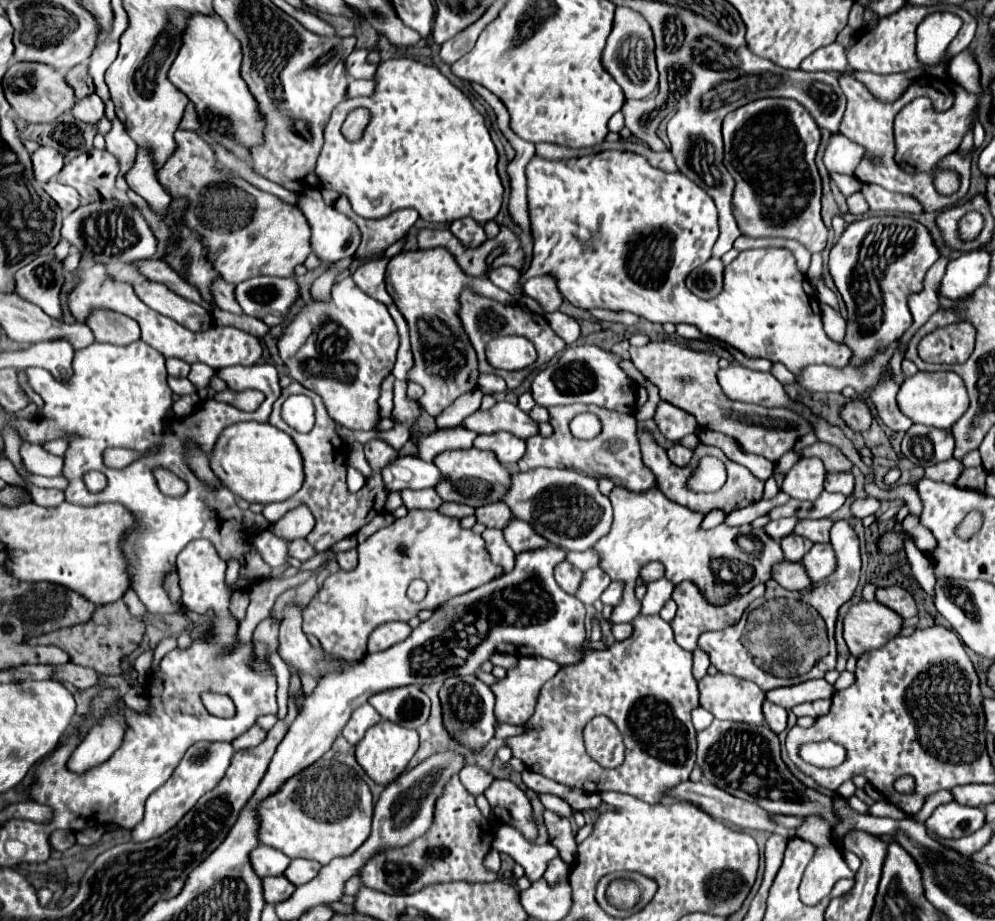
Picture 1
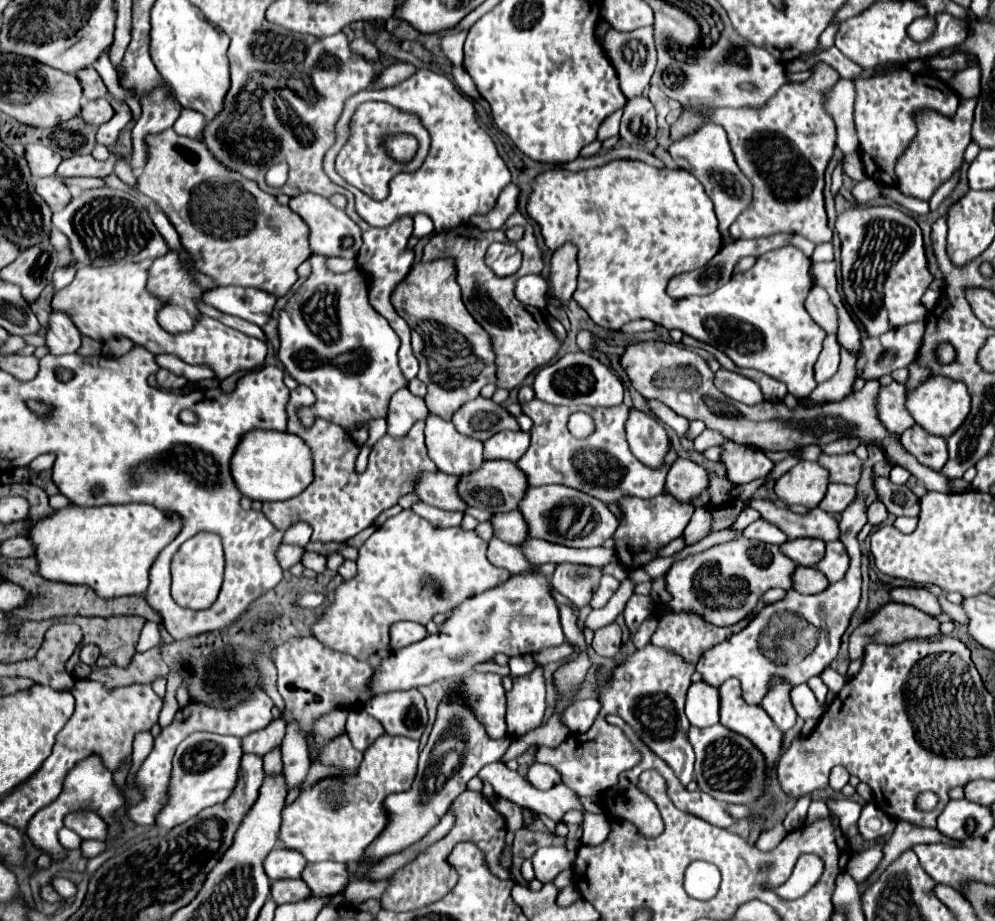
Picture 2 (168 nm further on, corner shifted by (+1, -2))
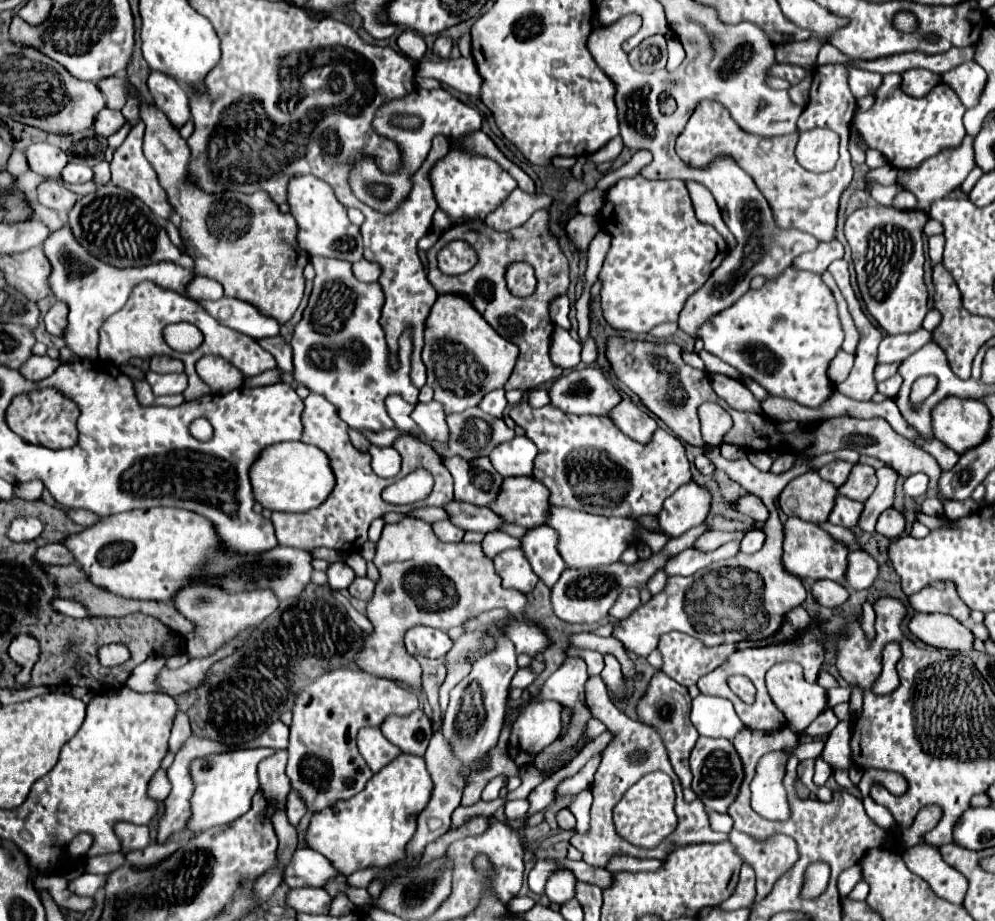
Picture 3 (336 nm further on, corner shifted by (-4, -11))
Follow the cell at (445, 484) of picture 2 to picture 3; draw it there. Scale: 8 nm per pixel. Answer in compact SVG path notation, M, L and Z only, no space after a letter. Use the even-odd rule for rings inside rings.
M451 500L443 508L449 514L449 520L461 530L475 530L487 534L499 530L499 526L503 524L503 520L489 508L477 508L475 504L461 504L461 500Z

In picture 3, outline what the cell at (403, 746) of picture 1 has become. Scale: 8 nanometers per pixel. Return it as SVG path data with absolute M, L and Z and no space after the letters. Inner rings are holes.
M401 752L385 768L381 768L381 772L371 776L365 790L361 794L357 794L355 798L351 798L349 804L337 802L335 816L333 816L333 808L325 808L325 812L315 812L311 816L311 822L309 822L309 828L305 834L305 842L309 848L321 852L329 862L333 862L333 868L337 868L345 876L349 876L355 870L365 868L365 866L387 866L387 864L393 864L397 860L403 860L405 858L405 846L415 834L415 816L429 802L431 788L433 788L433 782L429 778L427 768L425 768L425 758Z

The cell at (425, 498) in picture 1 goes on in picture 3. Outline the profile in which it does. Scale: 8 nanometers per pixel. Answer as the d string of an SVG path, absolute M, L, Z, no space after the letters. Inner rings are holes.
M439 520L431 526L433 526L433 532L437 534L437 538L443 540L443 542L459 542L465 534L461 528L455 528L449 520Z

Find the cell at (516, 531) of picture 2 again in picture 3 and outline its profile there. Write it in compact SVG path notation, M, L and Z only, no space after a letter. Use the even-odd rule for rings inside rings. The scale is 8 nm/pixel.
M543 524L527 530L527 534L519 540L521 550L529 560L533 572L545 582L547 588L553 588L561 572L565 570L565 562L557 552L557 532Z

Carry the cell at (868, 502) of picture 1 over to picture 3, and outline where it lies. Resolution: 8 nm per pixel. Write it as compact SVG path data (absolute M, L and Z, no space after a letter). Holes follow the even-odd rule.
M895 508L885 510L885 512L879 516L879 520L877 520L877 532L883 534L883 536L887 536L887 538L891 538L891 540L897 538L897 536L901 536L903 530L905 530L903 514L897 512Z

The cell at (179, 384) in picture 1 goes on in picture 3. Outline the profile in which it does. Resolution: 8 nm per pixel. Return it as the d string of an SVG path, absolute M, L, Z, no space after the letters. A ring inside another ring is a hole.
M147 372L147 382L153 388L155 396L163 394L183 394L187 388L187 376L185 374L157 374L157 372Z

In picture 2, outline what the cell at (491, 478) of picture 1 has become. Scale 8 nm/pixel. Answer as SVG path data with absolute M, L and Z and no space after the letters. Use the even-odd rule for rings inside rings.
M502 459L484 461L484 467L480 467L480 471L474 471L472 475L460 479L460 495L464 495L464 501L470 507L486 509L490 513L508 513L518 509L518 503L522 501L526 491L528 491L528 477L524 475L524 471L520 471L516 463L508 463Z

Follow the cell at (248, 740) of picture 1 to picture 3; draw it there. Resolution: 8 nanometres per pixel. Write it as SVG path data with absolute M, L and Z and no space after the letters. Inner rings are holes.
M275 750L273 756L261 760L257 774L261 788L267 796L267 800L277 800L281 808L285 808L285 796L291 788L289 776L285 776L285 764L287 764L287 750Z

